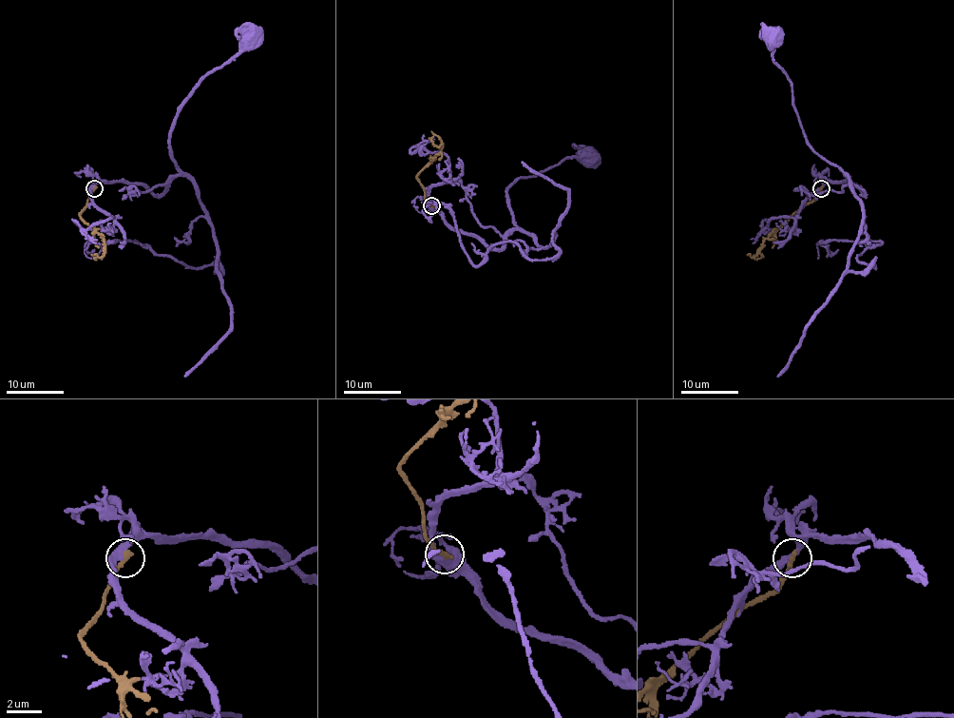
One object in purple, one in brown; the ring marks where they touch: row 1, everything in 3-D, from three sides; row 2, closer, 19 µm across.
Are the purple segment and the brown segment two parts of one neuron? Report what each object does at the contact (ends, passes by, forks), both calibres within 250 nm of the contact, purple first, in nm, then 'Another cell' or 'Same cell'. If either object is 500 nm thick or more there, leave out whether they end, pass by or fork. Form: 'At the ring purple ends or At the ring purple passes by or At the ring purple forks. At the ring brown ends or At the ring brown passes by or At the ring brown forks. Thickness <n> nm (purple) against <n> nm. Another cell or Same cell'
At the ring purple passes by. At the ring brown ends. Thickness 360 nm (purple) against 340 nm. Another cell

